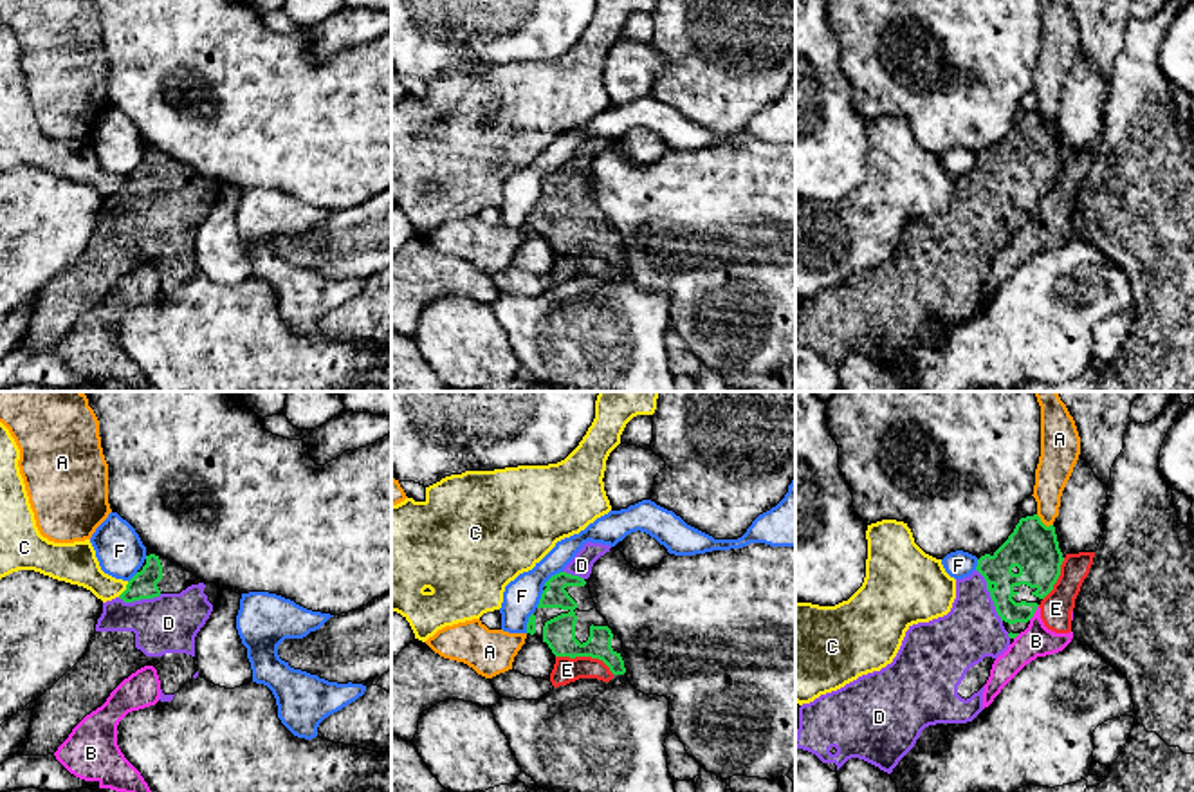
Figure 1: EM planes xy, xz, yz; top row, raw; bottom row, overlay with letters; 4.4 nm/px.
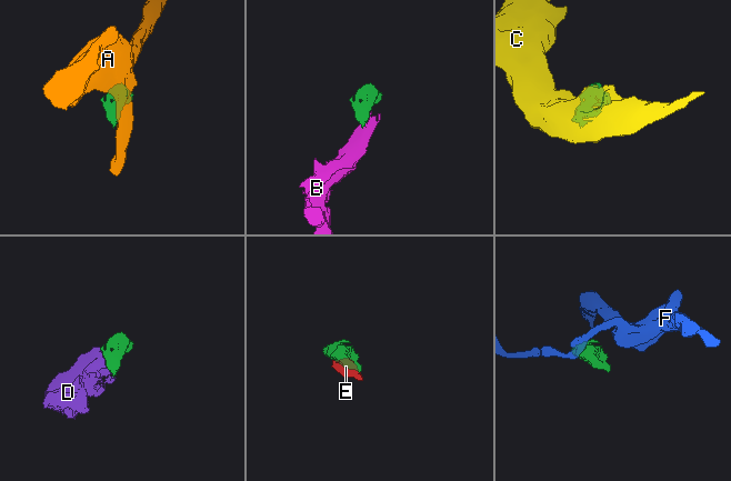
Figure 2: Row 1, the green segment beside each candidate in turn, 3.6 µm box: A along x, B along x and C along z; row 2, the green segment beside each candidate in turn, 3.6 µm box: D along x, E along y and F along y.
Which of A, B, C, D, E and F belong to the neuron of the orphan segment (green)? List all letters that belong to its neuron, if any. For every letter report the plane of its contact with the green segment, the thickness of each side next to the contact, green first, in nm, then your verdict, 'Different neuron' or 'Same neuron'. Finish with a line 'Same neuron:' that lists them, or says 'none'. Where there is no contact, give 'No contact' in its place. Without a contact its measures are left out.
A: Touches green in yz. Thickness 220 nm (green) against 160 nm. Different neuron
B: Touches green in yz. Thickness 200 nm (green) against 140 nm. Different neuron
C: Touches green in xy. Thickness 120 nm (green) against 180 nm. Different neuron
D: Touches green in yz. Thickness 180 nm (green) against 260 nm. Same neuron
E: Touches green in xz. Thickness 140 nm (green) against 120 nm. Different neuron
F: Touches green in xz. Thickness 140 nm (green) against 160 nm. Different neuron
Same neuron: D

